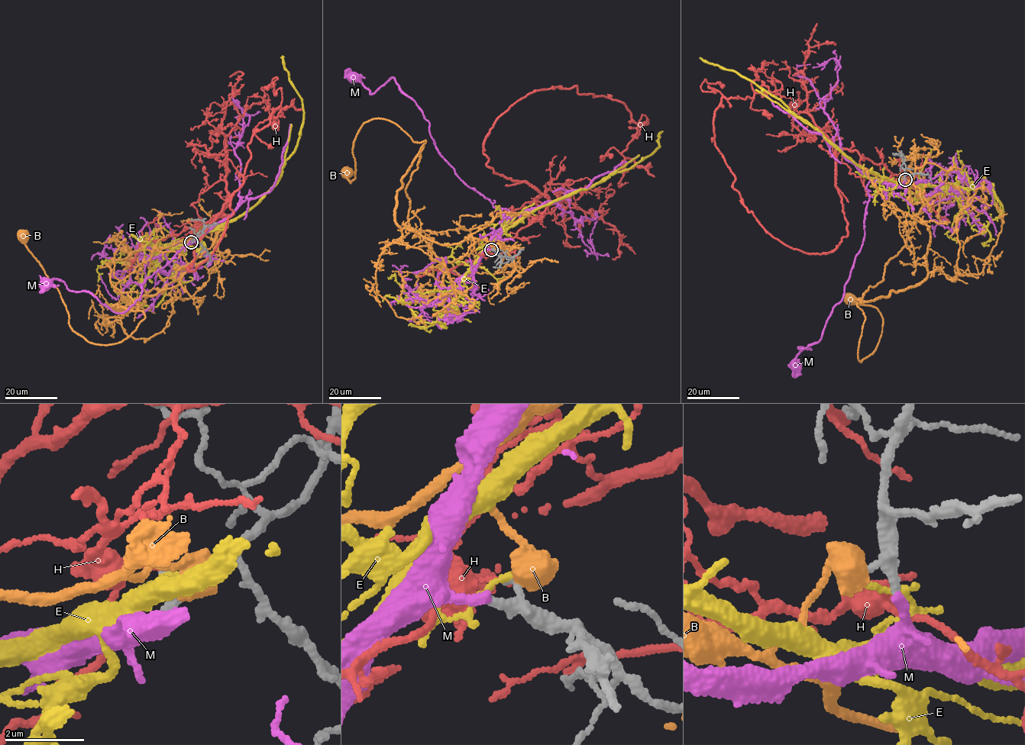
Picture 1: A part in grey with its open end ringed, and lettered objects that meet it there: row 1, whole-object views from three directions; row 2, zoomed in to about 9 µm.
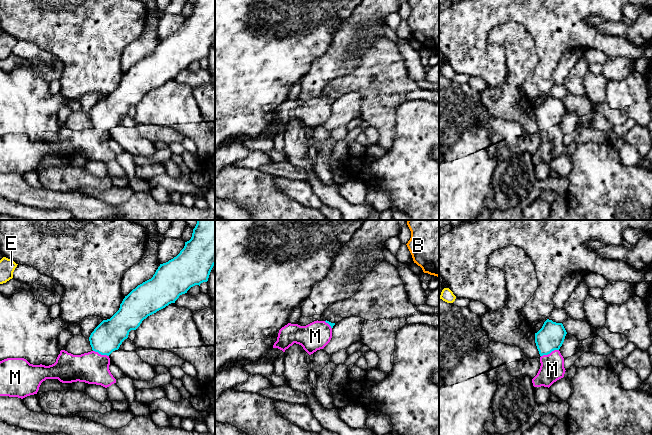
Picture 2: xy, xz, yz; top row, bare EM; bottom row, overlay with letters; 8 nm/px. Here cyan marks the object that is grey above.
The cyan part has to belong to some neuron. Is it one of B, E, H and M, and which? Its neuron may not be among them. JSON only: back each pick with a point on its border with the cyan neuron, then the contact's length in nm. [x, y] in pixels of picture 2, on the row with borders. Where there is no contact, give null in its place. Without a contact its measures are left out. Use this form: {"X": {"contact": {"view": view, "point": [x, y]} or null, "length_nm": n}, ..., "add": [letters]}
{"M": {"contact": {"view": "yz", "point": [549, 353]}, "length_nm": 160}, "add": ["M"]}

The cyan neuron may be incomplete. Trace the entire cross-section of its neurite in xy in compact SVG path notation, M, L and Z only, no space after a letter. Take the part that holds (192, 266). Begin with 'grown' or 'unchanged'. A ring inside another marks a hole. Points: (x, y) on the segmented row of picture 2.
grown; M197 220L192 237L185 242L180 253L166 263L160 264L153 277L133 289L120 304L119 310L107 320L103 320L89 337L92 351L73 355L61 350L56 362L52 365L33 365L24 358L7 358L0 361L0 396L25 398L37 394L39 387L46 379L58 379L62 383L85 382L101 385L105 388L116 383L109 370L109 355L118 350L128 338L131 330L136 330L148 316L165 308L180 295L203 282L207 282L215 265L215 220Z

